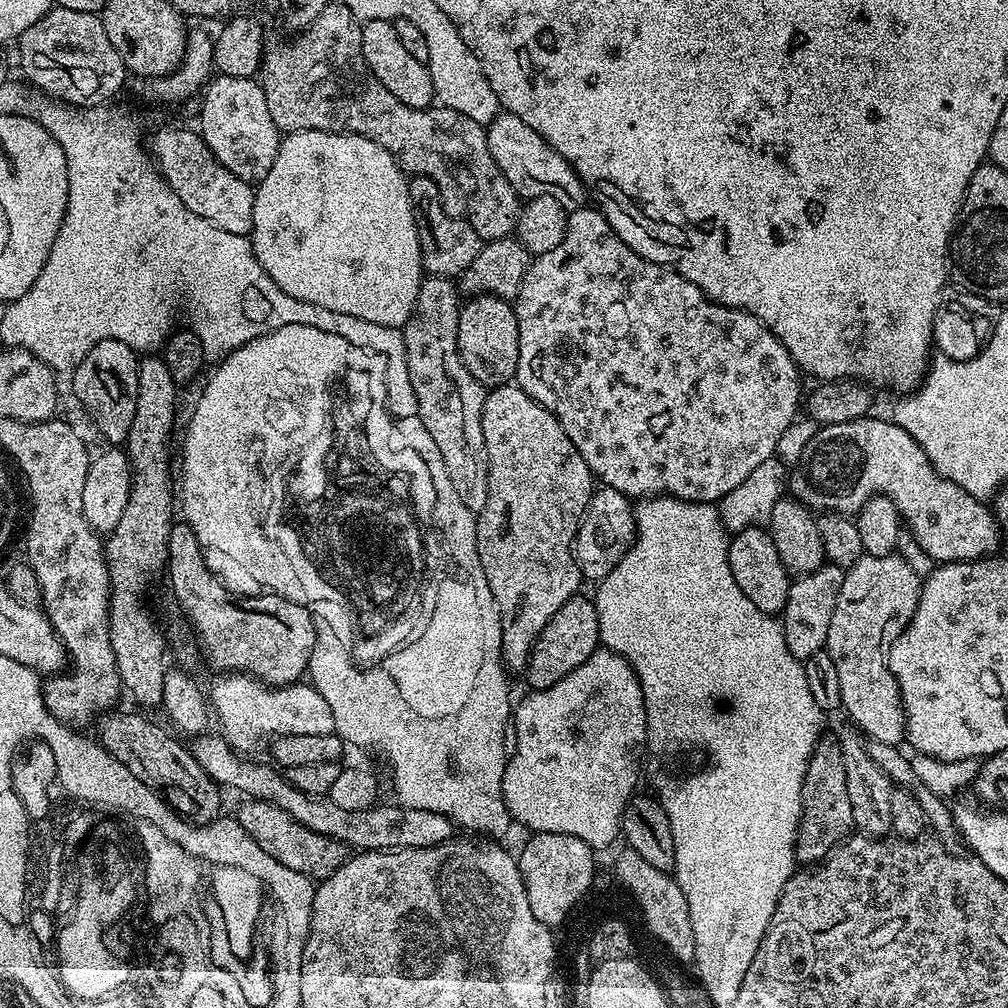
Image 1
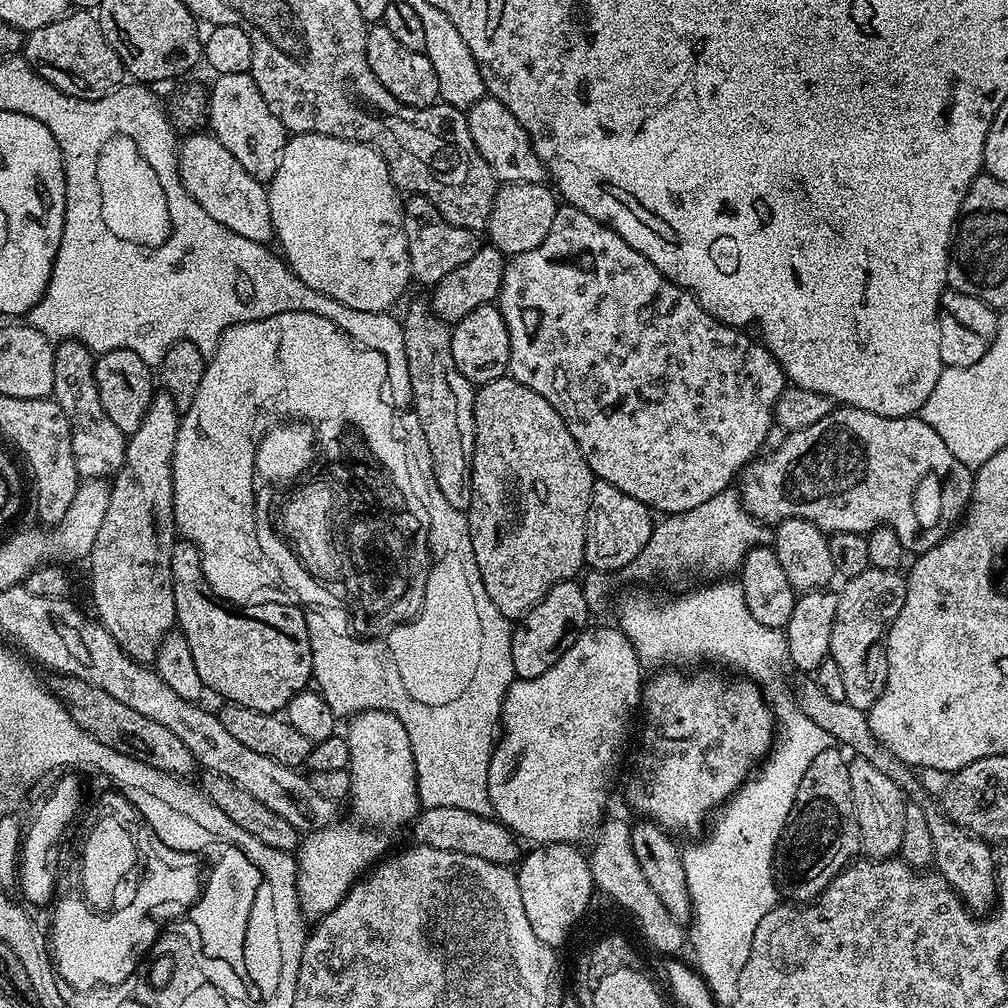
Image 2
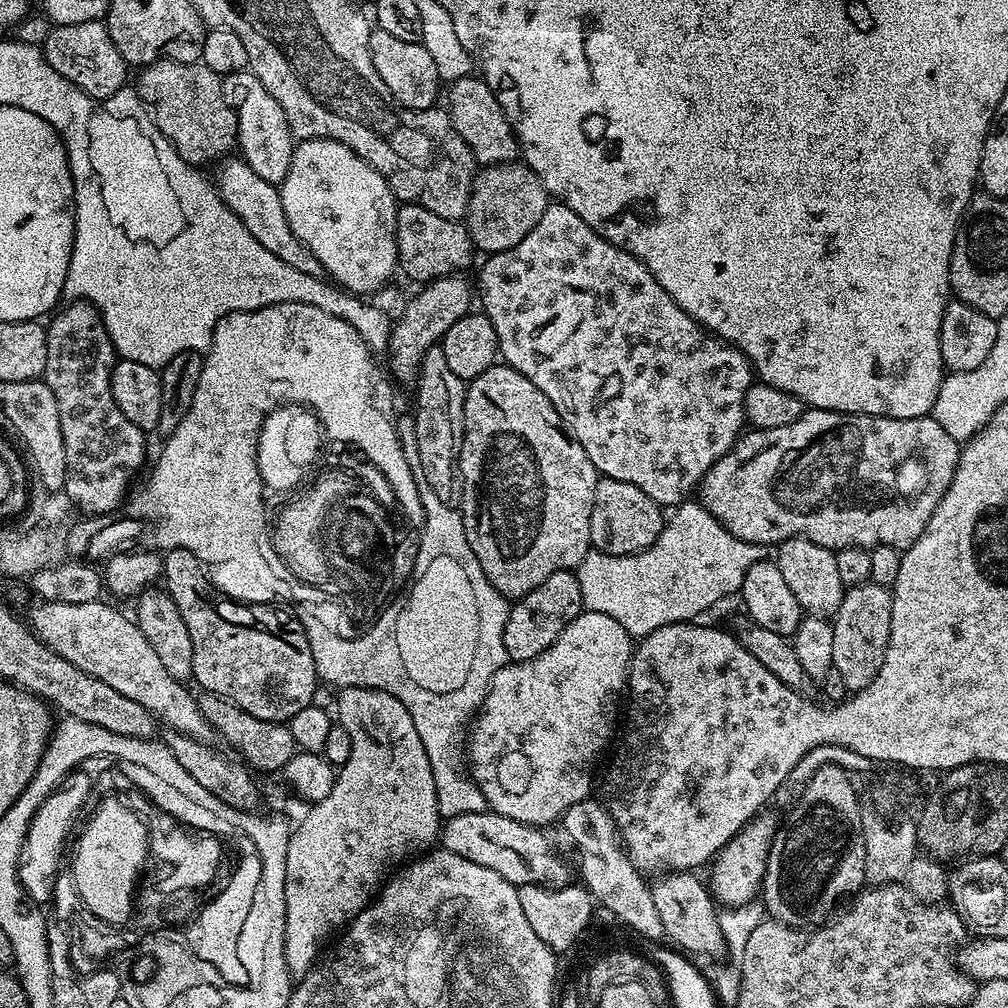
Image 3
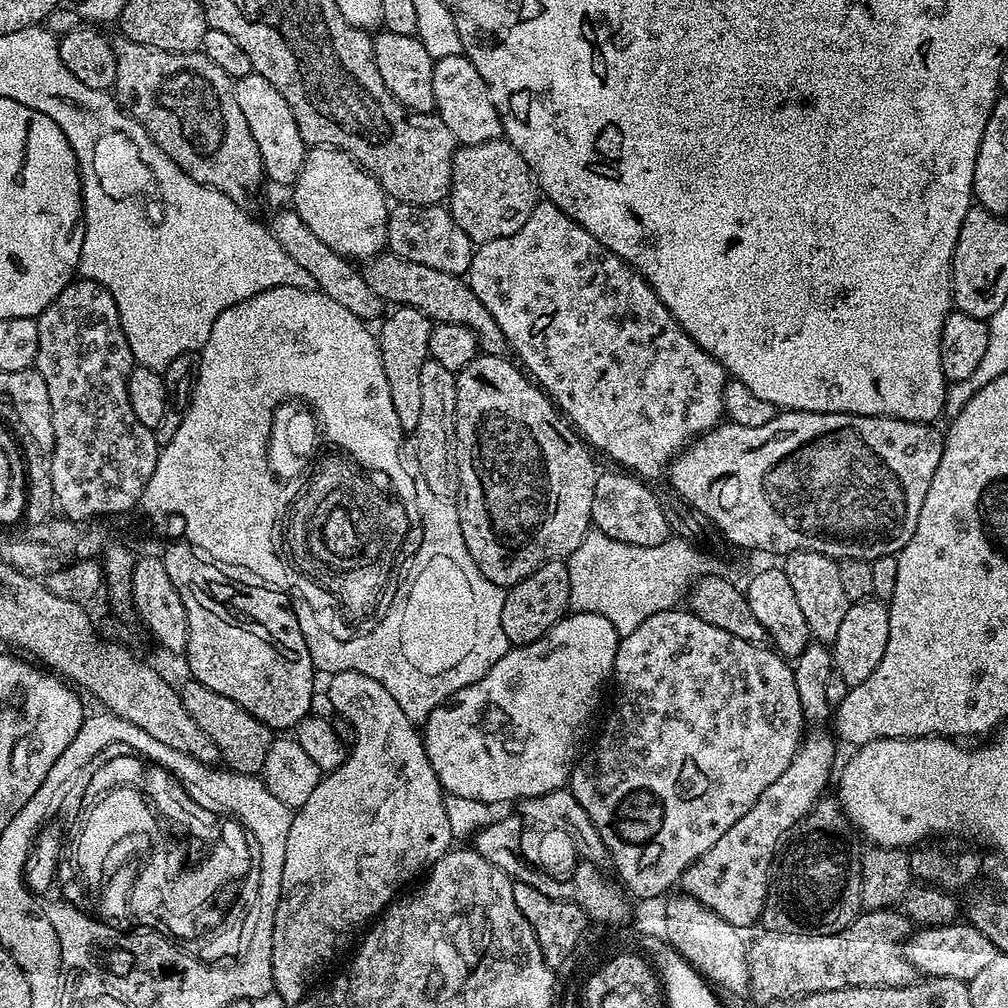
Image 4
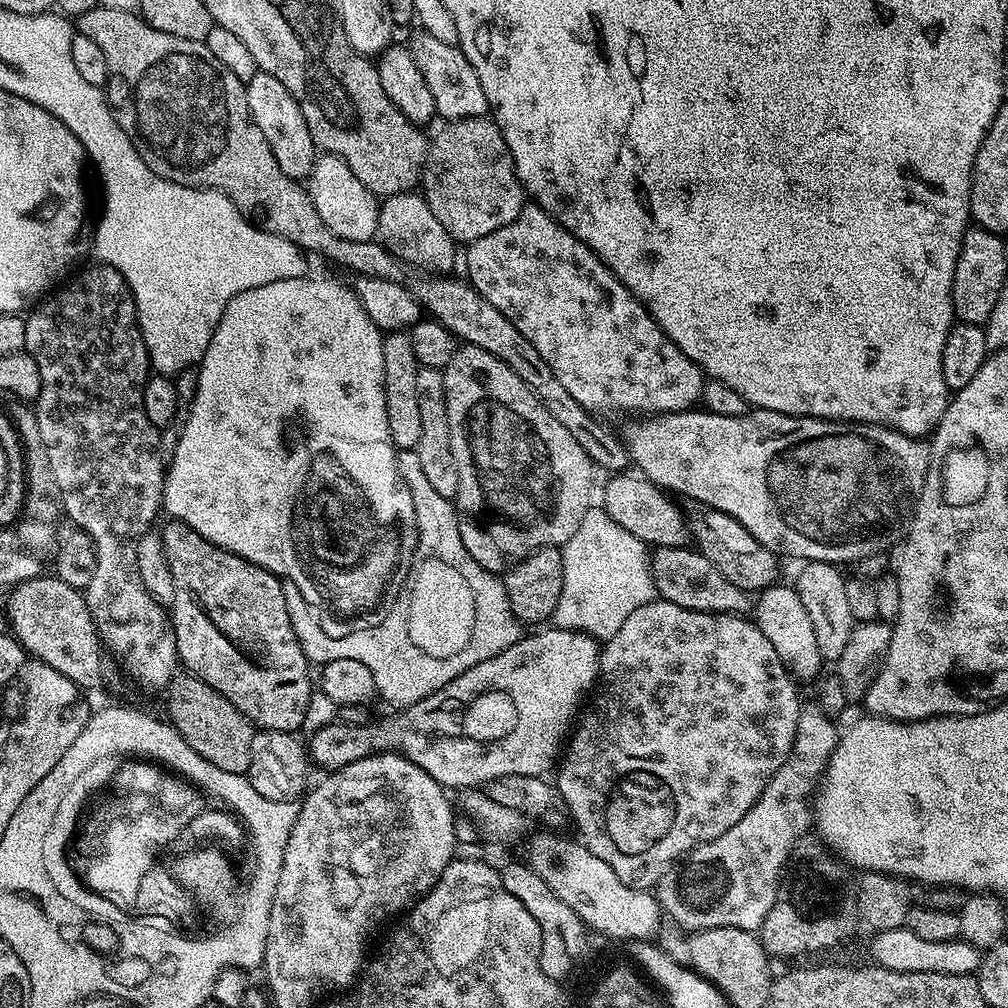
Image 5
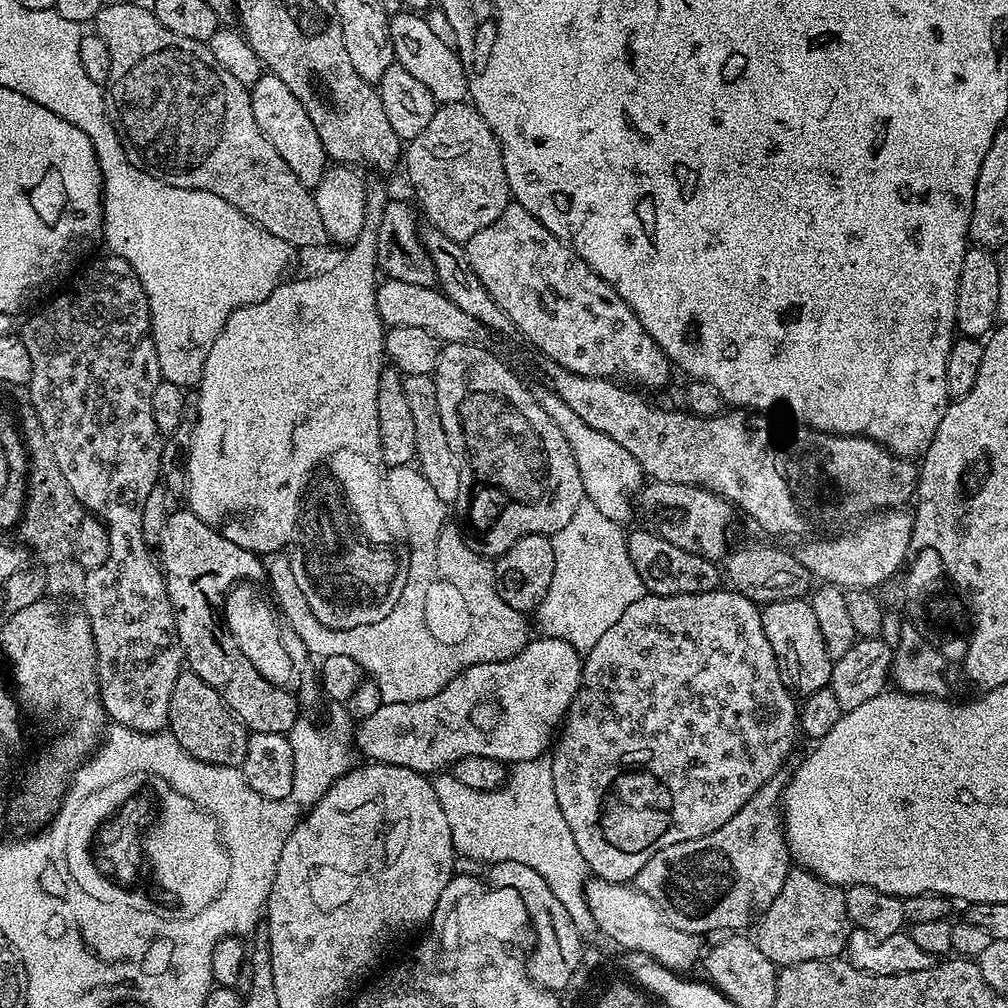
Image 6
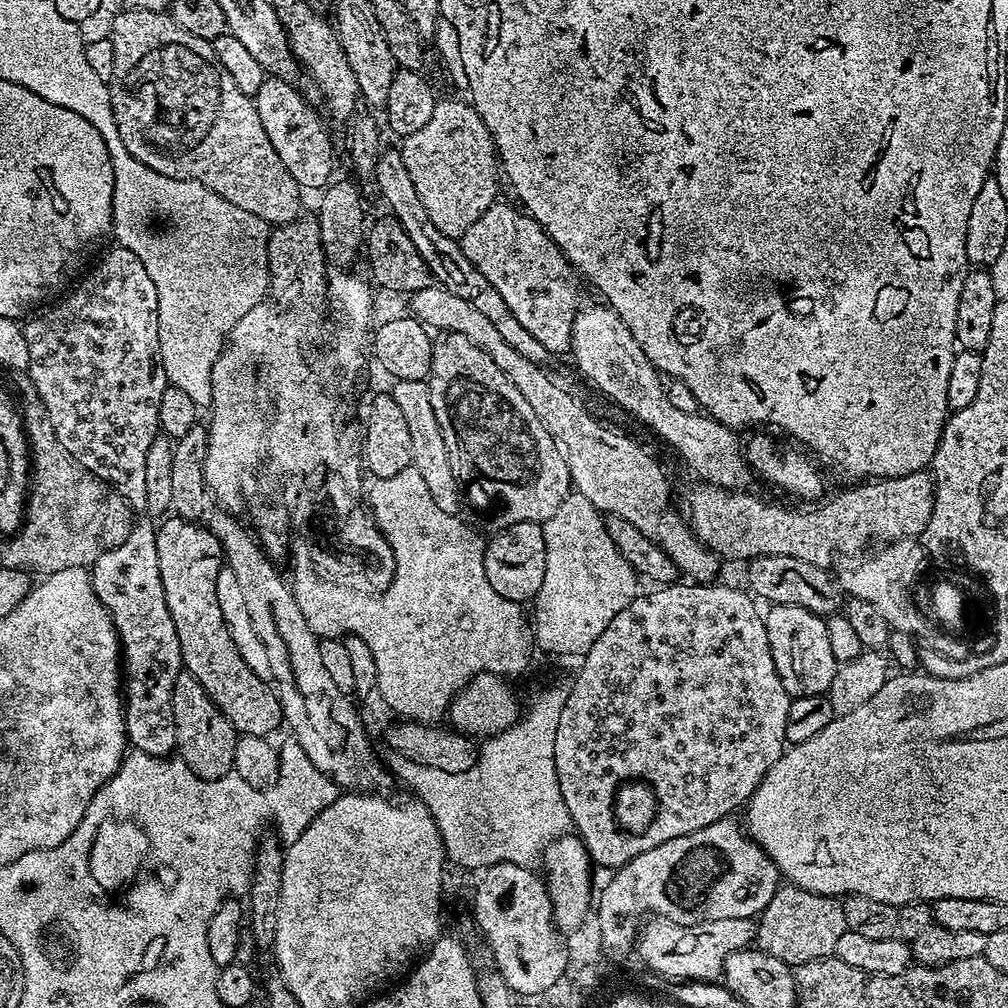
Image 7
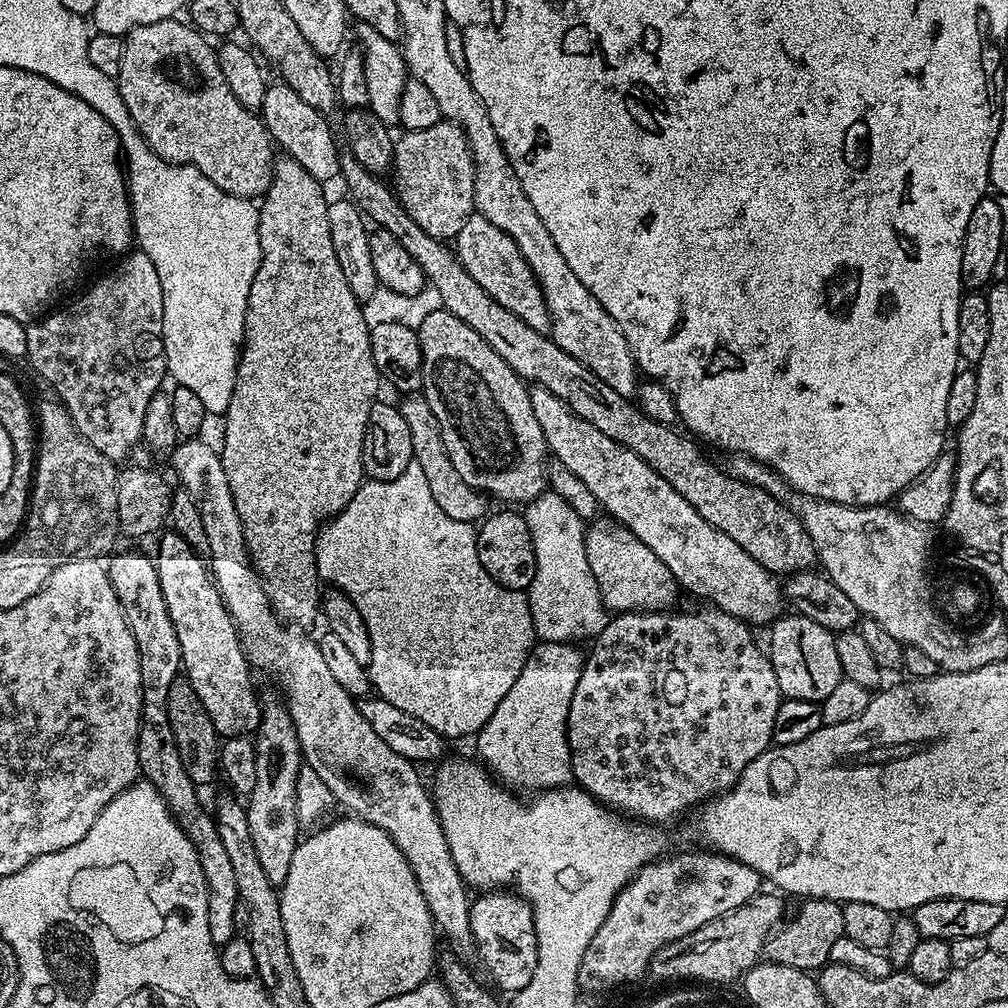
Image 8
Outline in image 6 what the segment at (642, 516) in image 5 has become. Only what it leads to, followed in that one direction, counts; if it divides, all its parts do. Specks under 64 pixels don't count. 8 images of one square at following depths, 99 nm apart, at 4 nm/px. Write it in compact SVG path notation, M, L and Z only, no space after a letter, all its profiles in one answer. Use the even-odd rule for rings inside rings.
M648 482L638 500L648 512L668 512L668 517L658 525L658 531L662 538L674 542L674 546L713 562L723 561L728 556L728 531L732 528L734 509L723 496L715 496L705 488Z

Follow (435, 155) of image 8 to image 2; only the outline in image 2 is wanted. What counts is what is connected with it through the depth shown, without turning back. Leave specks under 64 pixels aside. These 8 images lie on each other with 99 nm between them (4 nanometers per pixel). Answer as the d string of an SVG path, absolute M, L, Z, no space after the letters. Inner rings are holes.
M501 183L496 189L496 197L488 215L486 233L491 247L511 258L526 250L534 250L542 246L542 238L550 234L550 226L554 222L554 214L558 200L553 189L547 183L543 184L506 184Z

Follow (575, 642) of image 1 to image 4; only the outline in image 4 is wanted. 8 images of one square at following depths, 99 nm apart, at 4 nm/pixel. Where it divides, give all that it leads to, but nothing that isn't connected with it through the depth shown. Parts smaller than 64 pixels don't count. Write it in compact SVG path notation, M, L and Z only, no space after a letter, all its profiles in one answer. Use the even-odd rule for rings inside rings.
M551 560L534 574L522 578L522 582L507 589L506 599L502 606L502 630L509 645L529 644L542 638L558 621L564 619L570 608L570 574L564 560Z

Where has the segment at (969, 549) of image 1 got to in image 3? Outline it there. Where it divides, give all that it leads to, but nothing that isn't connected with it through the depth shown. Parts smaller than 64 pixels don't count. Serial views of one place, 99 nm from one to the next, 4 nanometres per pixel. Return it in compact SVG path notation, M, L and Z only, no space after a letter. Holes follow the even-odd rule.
M808 408L798 419L790 422L790 426L745 431L737 439L733 448L722 454L722 458L718 458L714 466L710 466L710 470L700 481L698 500L706 510L710 510L710 514L714 514L714 518L718 518L718 522L722 522L722 526L726 526L726 530L730 530L730 534L742 538L747 544L778 546L784 540L801 536L810 542L818 542L818 546L826 546L833 550L837 548L871 550L877 548L879 544L903 550L918 542L922 530L926 530L926 522L930 522L942 494L946 492L952 481L960 457L960 449L961 445L958 441L950 438L950 434L946 434L946 430L942 430L942 426L938 426L938 422L932 419L931 415L918 418L886 418L863 416L857 412L831 412L821 408Z

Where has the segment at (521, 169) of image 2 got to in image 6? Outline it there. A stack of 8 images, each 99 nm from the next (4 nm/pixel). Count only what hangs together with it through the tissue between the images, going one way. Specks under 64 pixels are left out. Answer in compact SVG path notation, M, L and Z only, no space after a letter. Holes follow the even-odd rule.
M403 10L394 13L388 21L390 42L394 46L395 63L400 64L436 99L437 105L458 104L469 99L468 75L455 47L442 42L430 30L427 19L419 11Z

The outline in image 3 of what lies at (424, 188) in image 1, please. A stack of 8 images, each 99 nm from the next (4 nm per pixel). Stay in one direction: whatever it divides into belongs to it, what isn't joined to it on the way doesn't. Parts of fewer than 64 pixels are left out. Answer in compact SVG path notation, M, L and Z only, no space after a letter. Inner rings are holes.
M404 202L397 207L396 241L399 271L419 282L459 273L471 262L474 253L472 239L461 221L442 218L442 214L434 214L434 210L426 210L421 204Z

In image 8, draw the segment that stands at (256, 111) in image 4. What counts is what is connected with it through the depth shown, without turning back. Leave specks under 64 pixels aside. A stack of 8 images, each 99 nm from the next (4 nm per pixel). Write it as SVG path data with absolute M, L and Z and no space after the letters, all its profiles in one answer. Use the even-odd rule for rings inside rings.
M283 82L269 83L262 109L262 119L268 127L268 135L272 137L275 147L293 156L312 175L315 180L329 182L340 176L340 153L336 148L336 140L332 137L332 128L326 117L314 106L306 106L294 90Z

